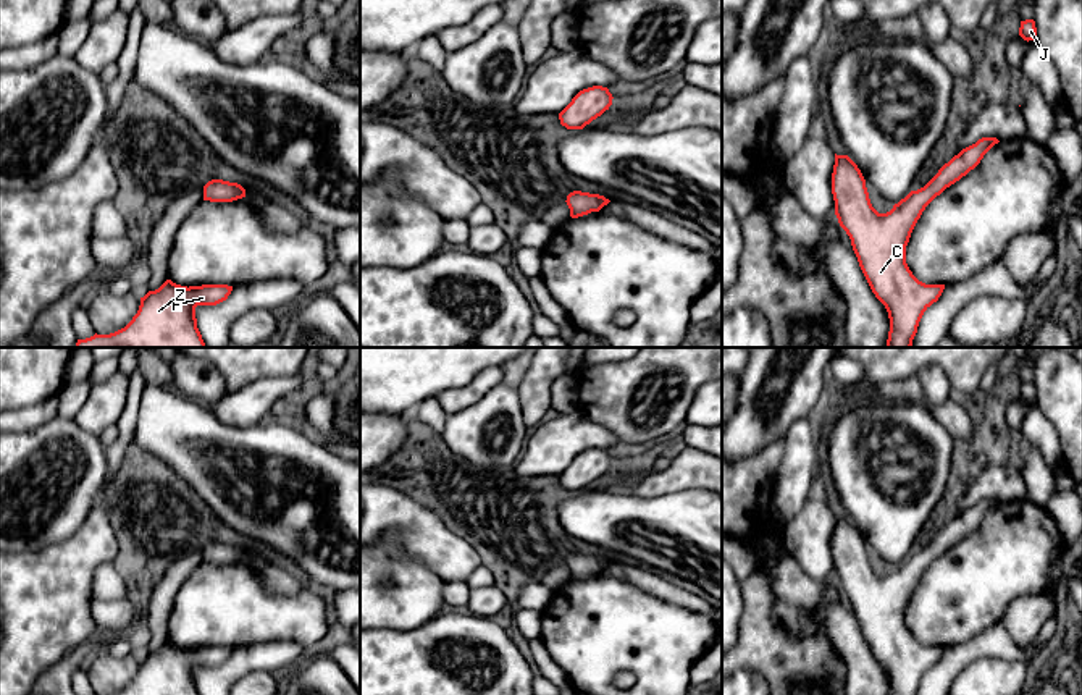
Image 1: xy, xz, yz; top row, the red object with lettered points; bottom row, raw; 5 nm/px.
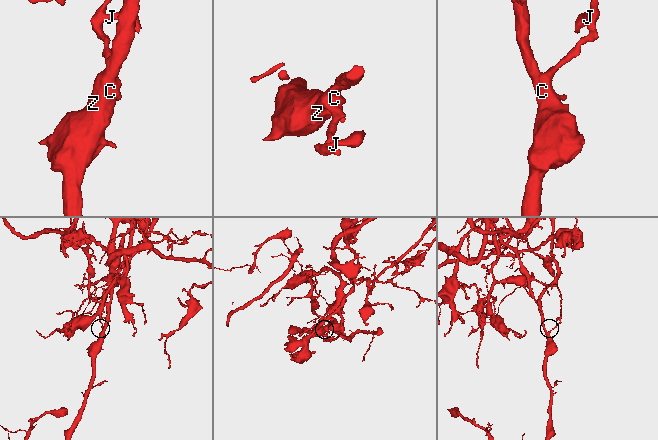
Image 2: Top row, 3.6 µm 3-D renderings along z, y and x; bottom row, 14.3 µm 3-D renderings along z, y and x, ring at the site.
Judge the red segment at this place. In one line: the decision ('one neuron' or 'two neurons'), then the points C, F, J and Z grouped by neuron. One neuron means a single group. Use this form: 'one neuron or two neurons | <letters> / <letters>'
two neurons | C F Z / J

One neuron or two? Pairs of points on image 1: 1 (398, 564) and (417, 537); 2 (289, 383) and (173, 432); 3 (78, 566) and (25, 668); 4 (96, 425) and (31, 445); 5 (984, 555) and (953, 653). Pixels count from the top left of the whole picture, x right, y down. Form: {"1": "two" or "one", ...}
{"1": "two", "2": "two", "3": "one", "4": "two", "5": "two"}

